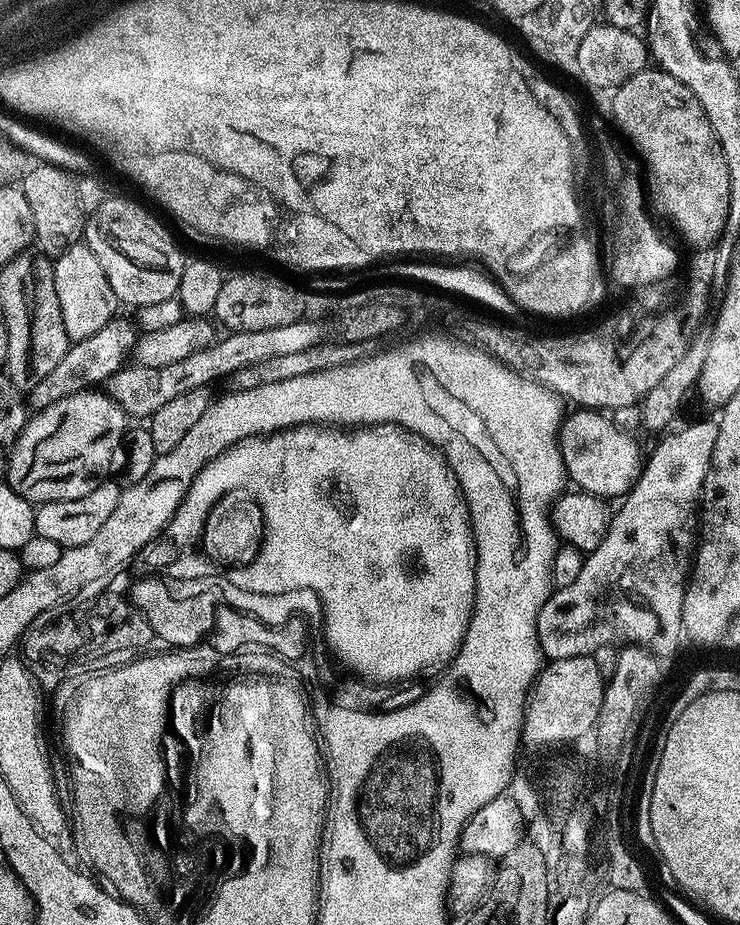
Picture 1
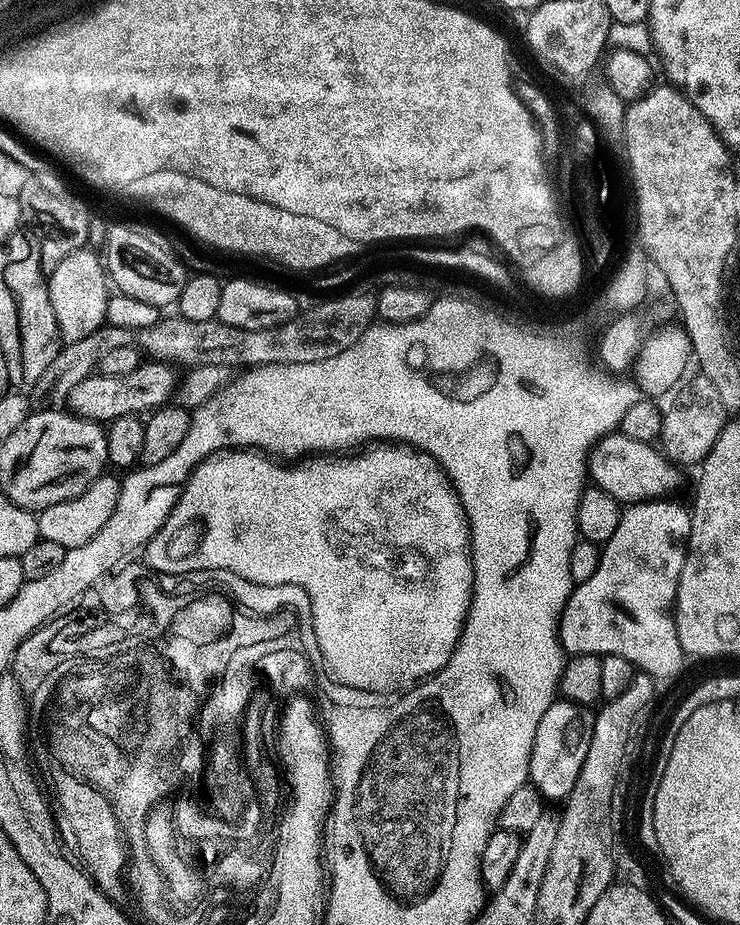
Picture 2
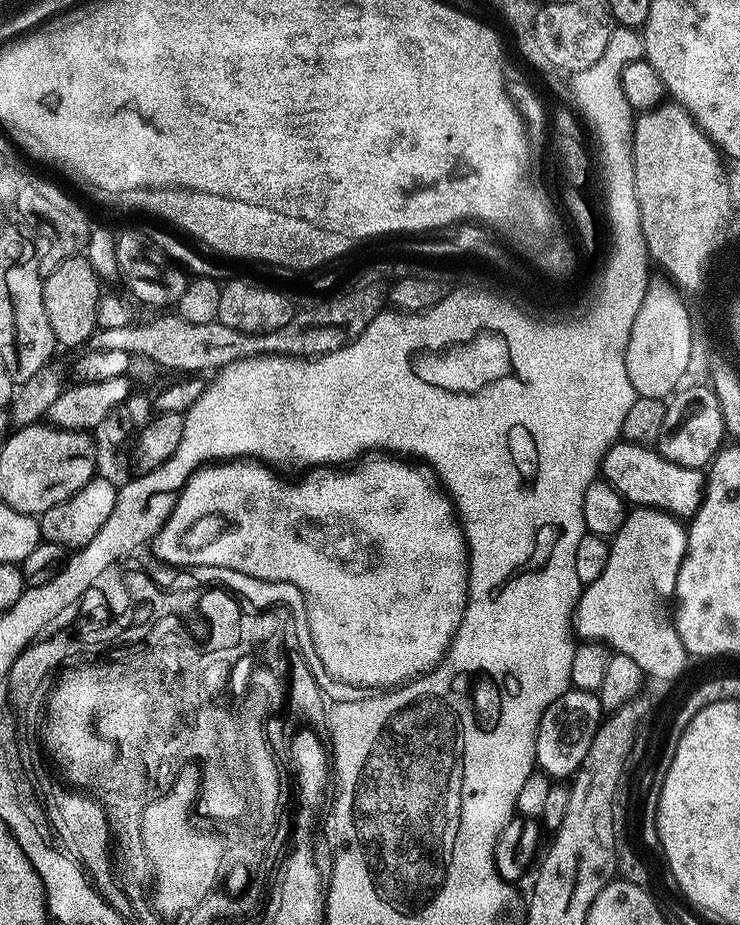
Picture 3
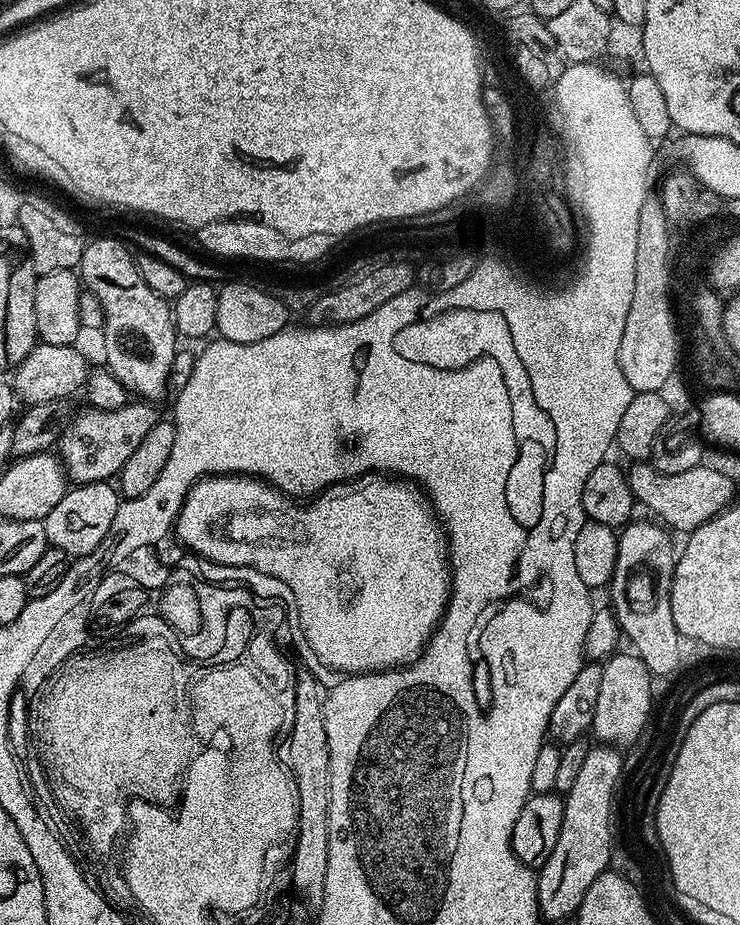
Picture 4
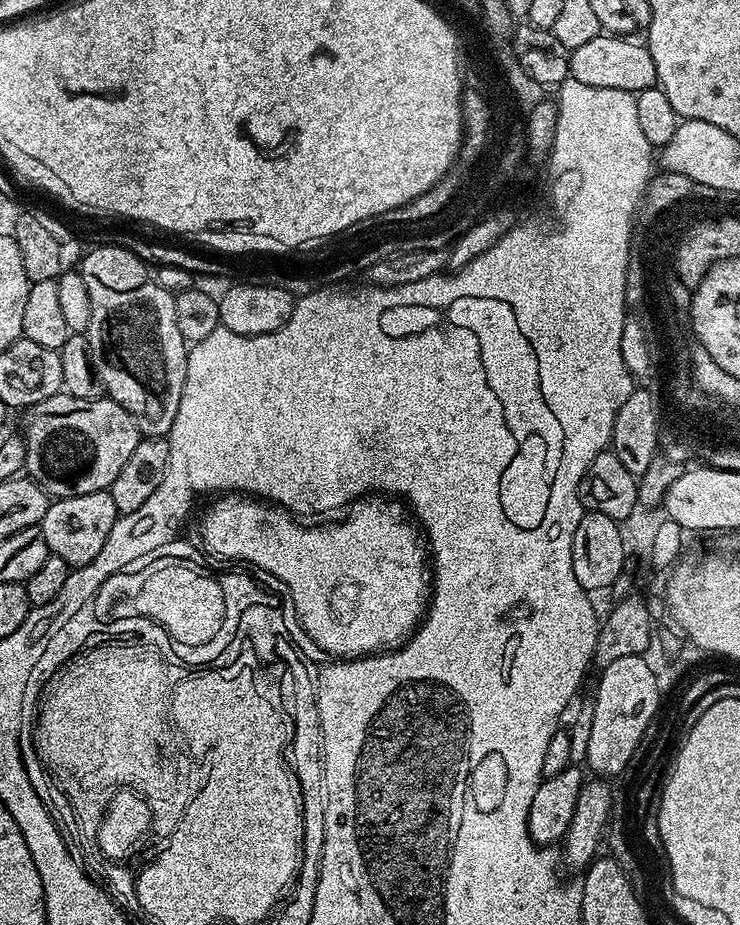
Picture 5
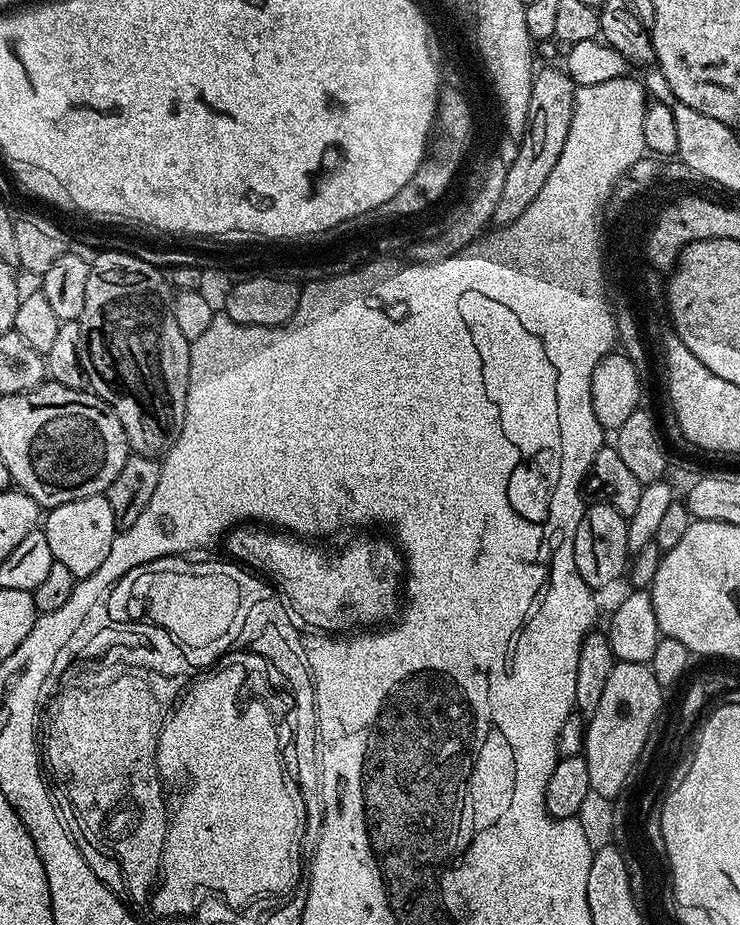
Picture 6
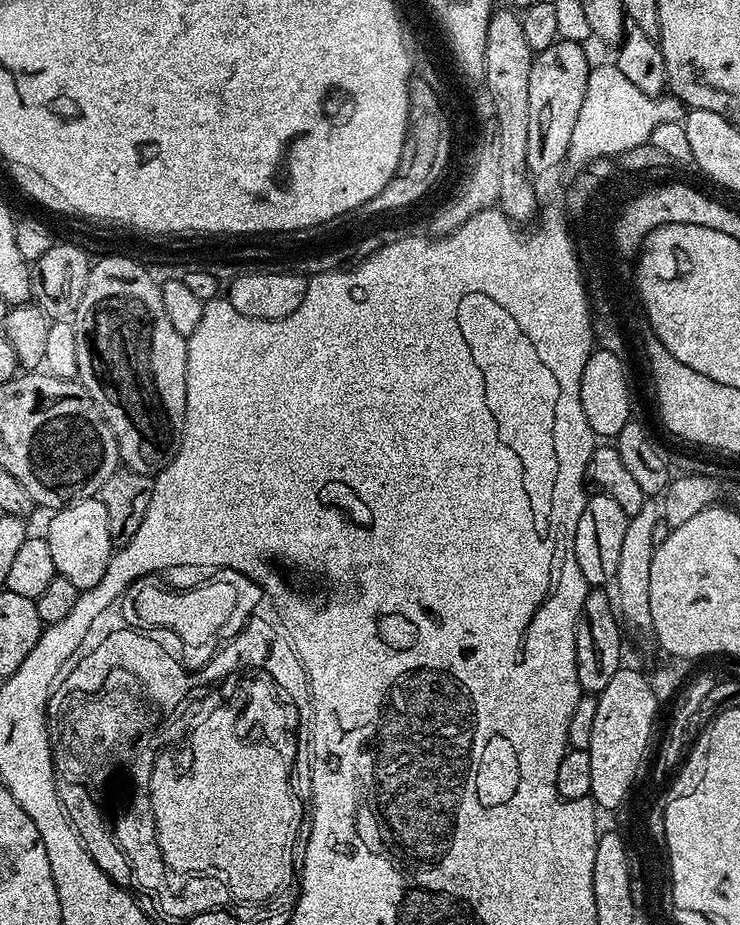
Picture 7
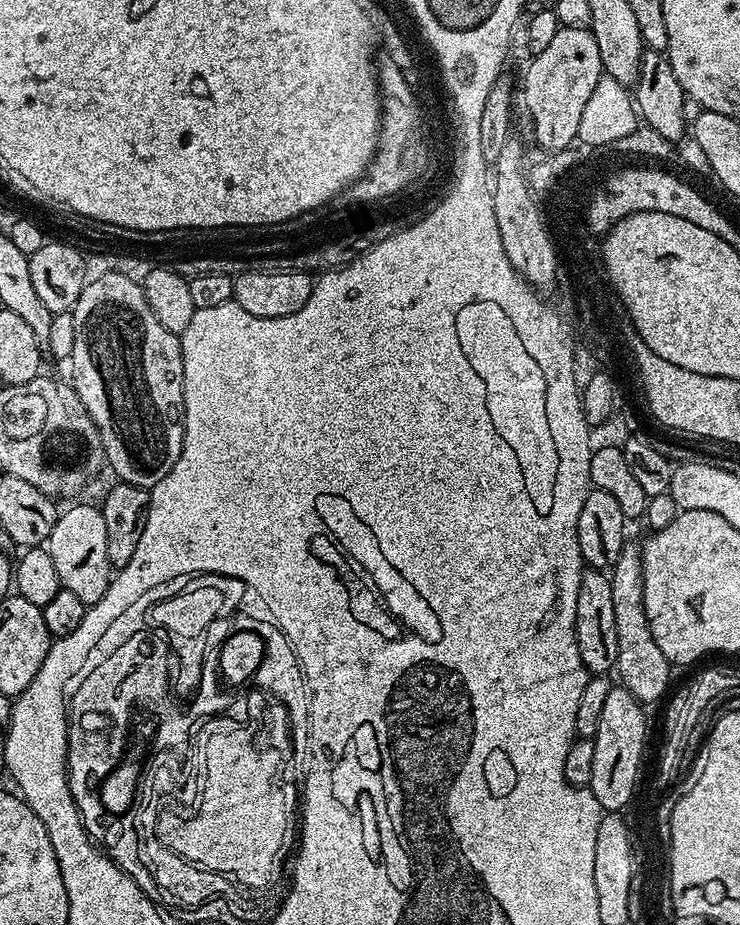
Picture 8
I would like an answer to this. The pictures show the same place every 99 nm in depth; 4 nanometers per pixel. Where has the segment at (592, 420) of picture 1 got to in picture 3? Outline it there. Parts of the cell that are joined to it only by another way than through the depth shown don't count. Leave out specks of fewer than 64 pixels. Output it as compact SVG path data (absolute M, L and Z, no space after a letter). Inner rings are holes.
M613 444L604 455L602 476L619 490L629 505L657 508L660 512L669 512L677 518L695 516L704 501L706 476L701 469L678 466L643 444Z

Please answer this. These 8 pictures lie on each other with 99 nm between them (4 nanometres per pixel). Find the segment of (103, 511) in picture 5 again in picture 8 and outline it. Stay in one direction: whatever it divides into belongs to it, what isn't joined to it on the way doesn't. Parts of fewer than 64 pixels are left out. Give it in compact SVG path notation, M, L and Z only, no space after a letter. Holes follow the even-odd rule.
M76 504L59 513L46 541L50 559L54 561L54 570L58 570L60 587L70 590L87 606L98 602L106 594L108 581L114 575L114 569L106 558L106 522L99 507L92 504Z

